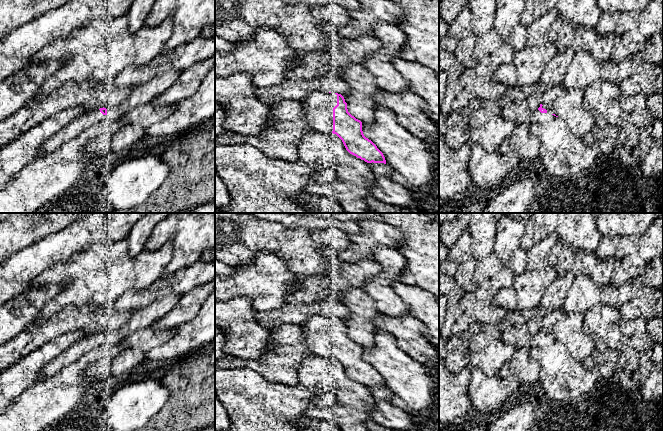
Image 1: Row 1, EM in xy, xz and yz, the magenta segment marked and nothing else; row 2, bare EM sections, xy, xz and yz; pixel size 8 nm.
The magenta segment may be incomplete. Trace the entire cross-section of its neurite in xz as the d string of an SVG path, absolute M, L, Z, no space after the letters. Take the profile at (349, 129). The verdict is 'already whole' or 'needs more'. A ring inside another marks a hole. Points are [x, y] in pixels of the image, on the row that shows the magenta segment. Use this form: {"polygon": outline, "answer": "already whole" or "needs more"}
{"polygon": "M311 91L301 106L312 130L336 134L350 154L367 163L386 164L383 153L364 136L362 122L348 112L341 94Z", "answer": "needs more"}

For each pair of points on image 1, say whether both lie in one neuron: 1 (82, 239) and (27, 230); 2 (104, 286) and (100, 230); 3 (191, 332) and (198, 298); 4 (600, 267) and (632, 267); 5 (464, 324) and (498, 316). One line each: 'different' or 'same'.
1: different
2: different
3: different
4: different
5: same

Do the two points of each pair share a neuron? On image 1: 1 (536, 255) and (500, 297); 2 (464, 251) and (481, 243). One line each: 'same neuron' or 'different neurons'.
1: same neuron
2: different neurons

